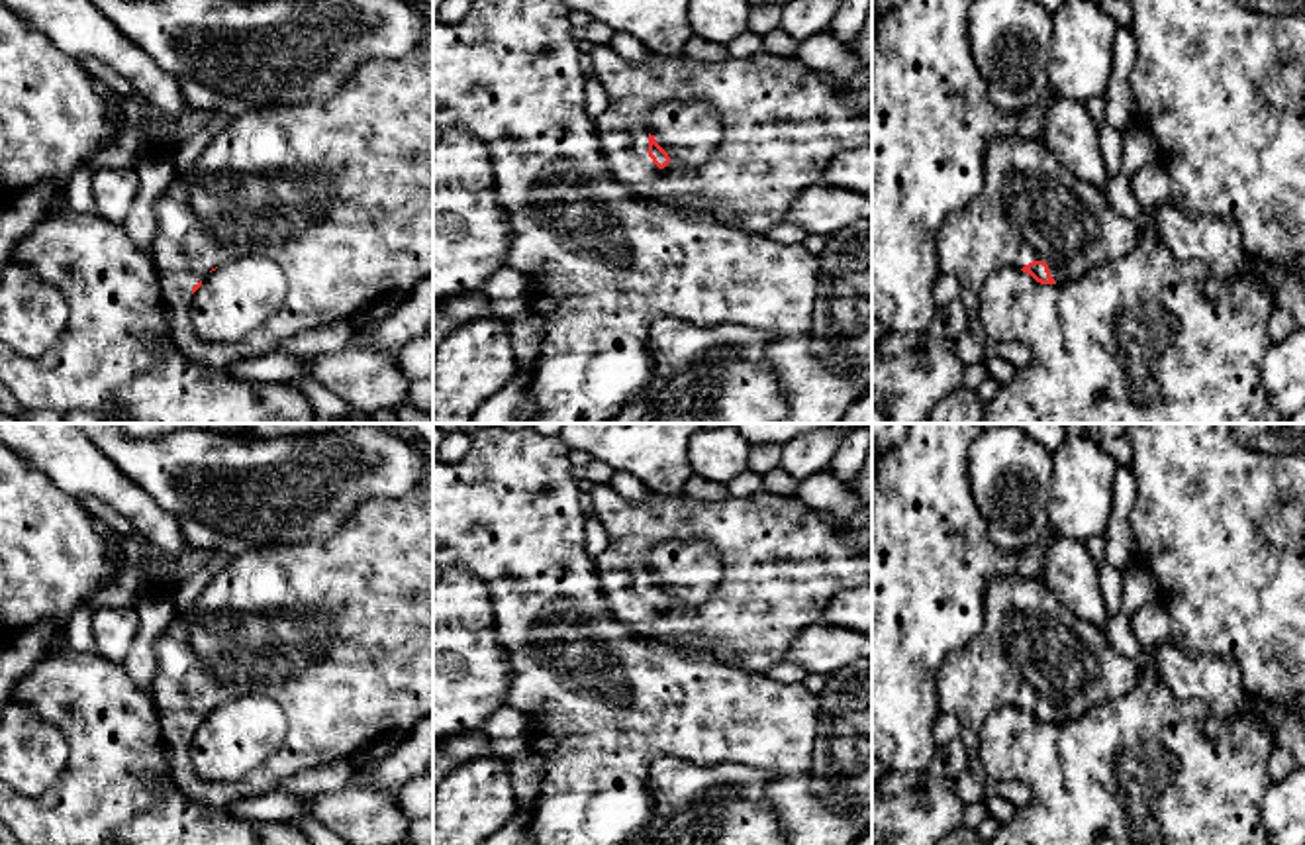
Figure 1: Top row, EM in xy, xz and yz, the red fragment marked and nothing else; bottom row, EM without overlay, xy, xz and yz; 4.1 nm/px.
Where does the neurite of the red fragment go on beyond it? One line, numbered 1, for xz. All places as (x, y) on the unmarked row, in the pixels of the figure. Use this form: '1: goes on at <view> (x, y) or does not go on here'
1: goes on at xz (782, 561)

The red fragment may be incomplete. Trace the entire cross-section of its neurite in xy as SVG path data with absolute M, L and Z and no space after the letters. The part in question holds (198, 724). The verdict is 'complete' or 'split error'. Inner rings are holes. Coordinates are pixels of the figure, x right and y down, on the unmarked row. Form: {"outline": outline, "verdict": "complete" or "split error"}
{"outline": "M419 484L410 494L394 500L366 500L335 533L325 537L296 545L265 547L233 557L227 567L204 586L204 590L186 610L176 612L174 620L155 645L155 659L157 674L149 692L161 716L172 780L176 788L198 806L225 808L235 800L259 796L265 790L276 788L284 776L312 770L335 759L353 759L361 751L380 743L390 733L410 731L429 714L433 714L433 488ZM247 694L265 694L282 708L286 718L286 737L282 745L261 767L253 769L239 780L202 780L188 761L192 733L202 725L202 720L212 710Z", "verdict": "split error"}

